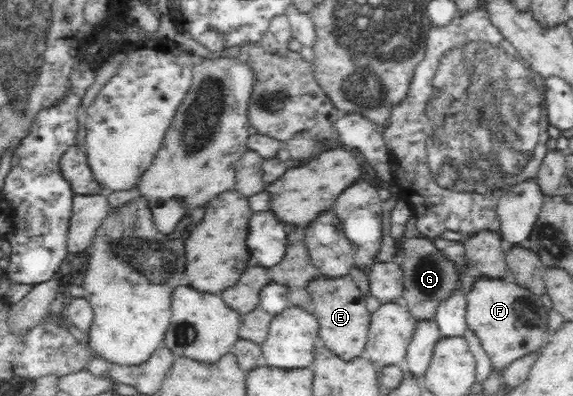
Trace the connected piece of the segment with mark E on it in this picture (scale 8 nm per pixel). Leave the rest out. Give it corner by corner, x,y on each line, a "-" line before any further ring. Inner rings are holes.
321,276
312,280
308,292
313,299
310,307
320,323
320,343
326,345
343,361
350,362
365,355
365,345
371,321
370,309
367,309
366,297
351,277
326,278

